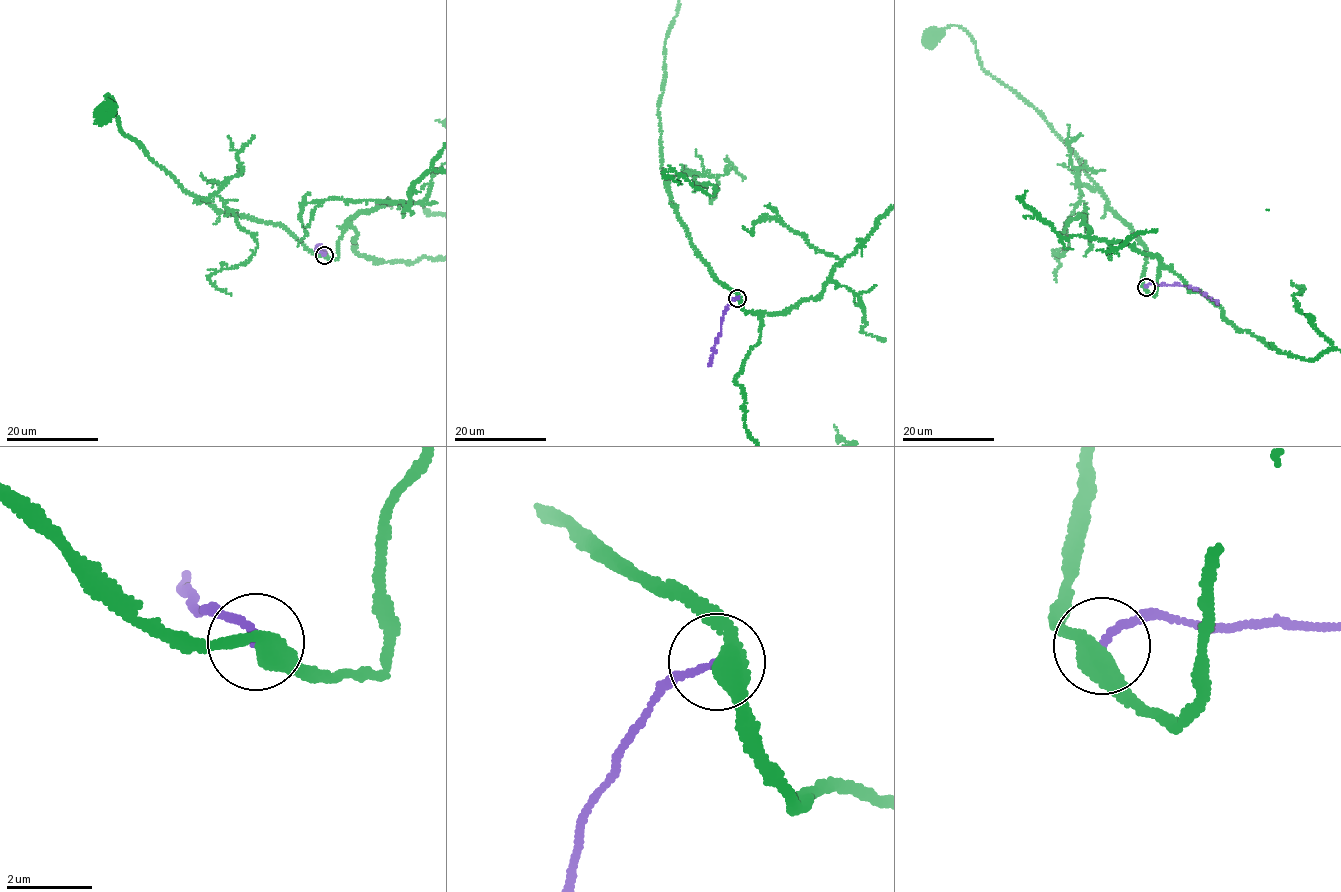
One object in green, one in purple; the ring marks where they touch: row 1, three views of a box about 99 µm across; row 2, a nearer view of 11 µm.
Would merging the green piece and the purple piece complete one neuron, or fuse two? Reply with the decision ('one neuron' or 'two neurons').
two neurons

